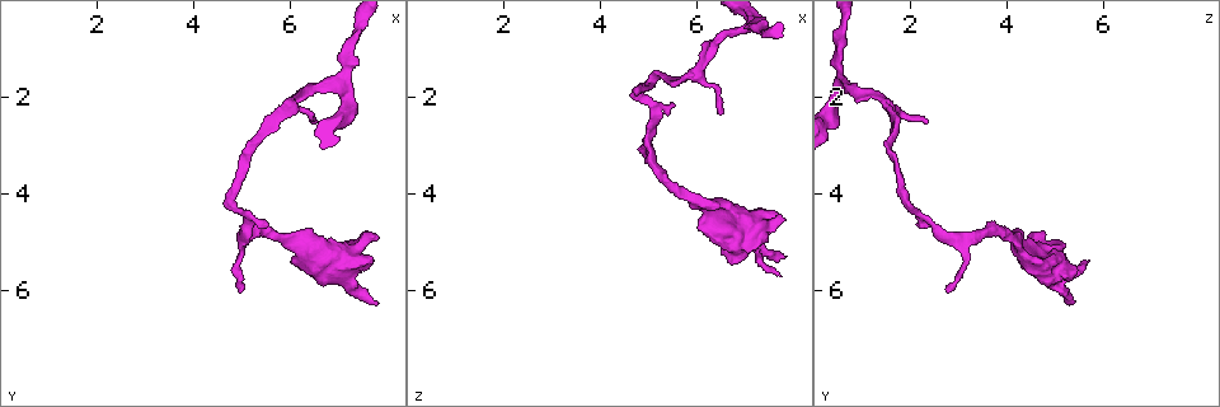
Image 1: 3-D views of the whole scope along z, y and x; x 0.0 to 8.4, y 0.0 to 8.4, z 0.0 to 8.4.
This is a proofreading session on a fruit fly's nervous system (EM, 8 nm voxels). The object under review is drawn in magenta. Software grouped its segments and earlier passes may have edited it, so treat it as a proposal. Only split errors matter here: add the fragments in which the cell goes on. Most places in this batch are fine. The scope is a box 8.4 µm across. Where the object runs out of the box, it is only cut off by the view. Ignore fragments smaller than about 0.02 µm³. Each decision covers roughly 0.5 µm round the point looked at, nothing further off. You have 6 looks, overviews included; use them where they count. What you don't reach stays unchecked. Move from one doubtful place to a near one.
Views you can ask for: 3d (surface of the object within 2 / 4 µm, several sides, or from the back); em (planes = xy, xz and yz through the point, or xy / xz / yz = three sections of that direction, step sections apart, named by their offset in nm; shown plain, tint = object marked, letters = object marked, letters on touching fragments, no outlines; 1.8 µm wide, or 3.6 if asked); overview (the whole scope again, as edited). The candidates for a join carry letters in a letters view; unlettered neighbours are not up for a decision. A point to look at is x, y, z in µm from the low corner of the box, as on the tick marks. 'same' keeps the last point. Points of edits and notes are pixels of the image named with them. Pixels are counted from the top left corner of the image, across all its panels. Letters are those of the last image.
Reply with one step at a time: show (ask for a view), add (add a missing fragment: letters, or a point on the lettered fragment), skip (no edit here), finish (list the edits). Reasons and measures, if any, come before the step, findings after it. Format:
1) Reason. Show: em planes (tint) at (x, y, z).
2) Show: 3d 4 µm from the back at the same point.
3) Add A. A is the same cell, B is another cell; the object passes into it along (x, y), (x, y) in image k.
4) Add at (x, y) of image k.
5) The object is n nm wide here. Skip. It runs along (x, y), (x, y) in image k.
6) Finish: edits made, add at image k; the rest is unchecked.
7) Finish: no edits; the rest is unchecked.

Branch stops here. Show: em xy step 16 (letters) at (7.75, 6.25, 5.30).

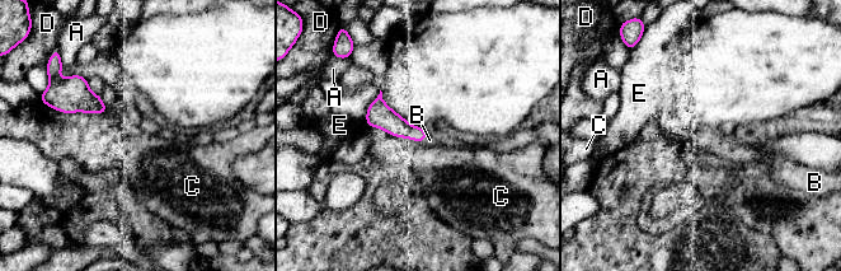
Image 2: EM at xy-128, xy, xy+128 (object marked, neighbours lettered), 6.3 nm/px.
Cut it another way. Show: em planes (letters) at the same point.

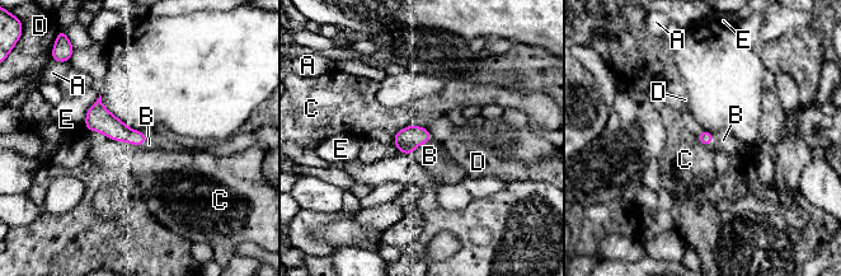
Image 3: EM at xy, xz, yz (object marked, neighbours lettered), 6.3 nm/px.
Add B. B is the same cell, A, C, D and E are other cells; it goes on there.

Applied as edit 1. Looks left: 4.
A fork. Show: 3d 4 µm at (6.75, 1.75, 0.65).

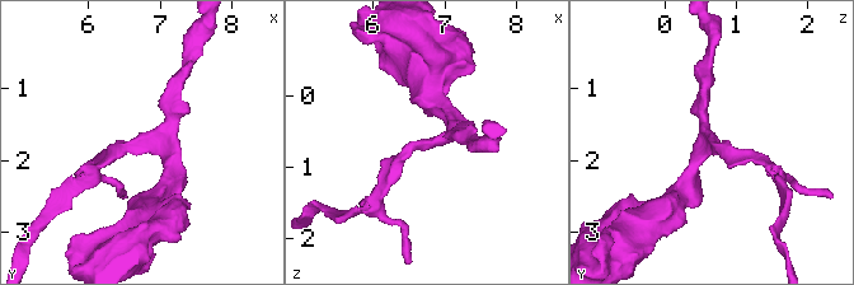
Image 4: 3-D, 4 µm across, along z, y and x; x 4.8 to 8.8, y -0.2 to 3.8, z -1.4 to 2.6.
3 arms meet here. Show: em planes (tint) at (6.80, 1.75, 0.70).

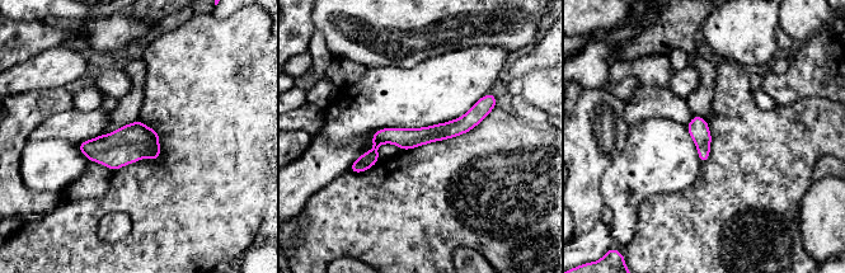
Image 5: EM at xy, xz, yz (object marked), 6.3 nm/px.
See the neighbours. Show: em planes (letters) at the same point.

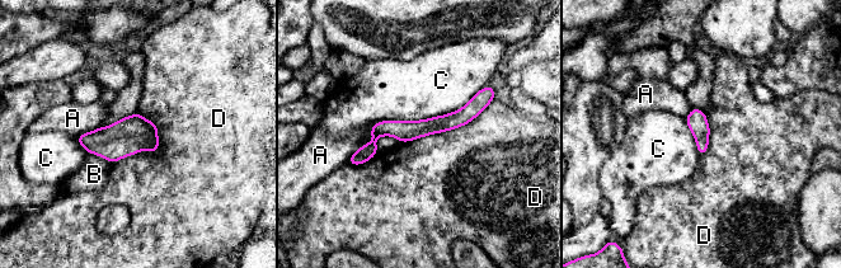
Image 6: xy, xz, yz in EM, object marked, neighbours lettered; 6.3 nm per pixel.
The longest contact is with C, 750 nm. Skip. A, B, C and D are other cells; it runs along (484, 93), (452, 121), (383, 128), (352, 161) in image 6; none of them fits.

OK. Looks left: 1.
Finish: edits made, add at image 3; the rest is unchecked.

